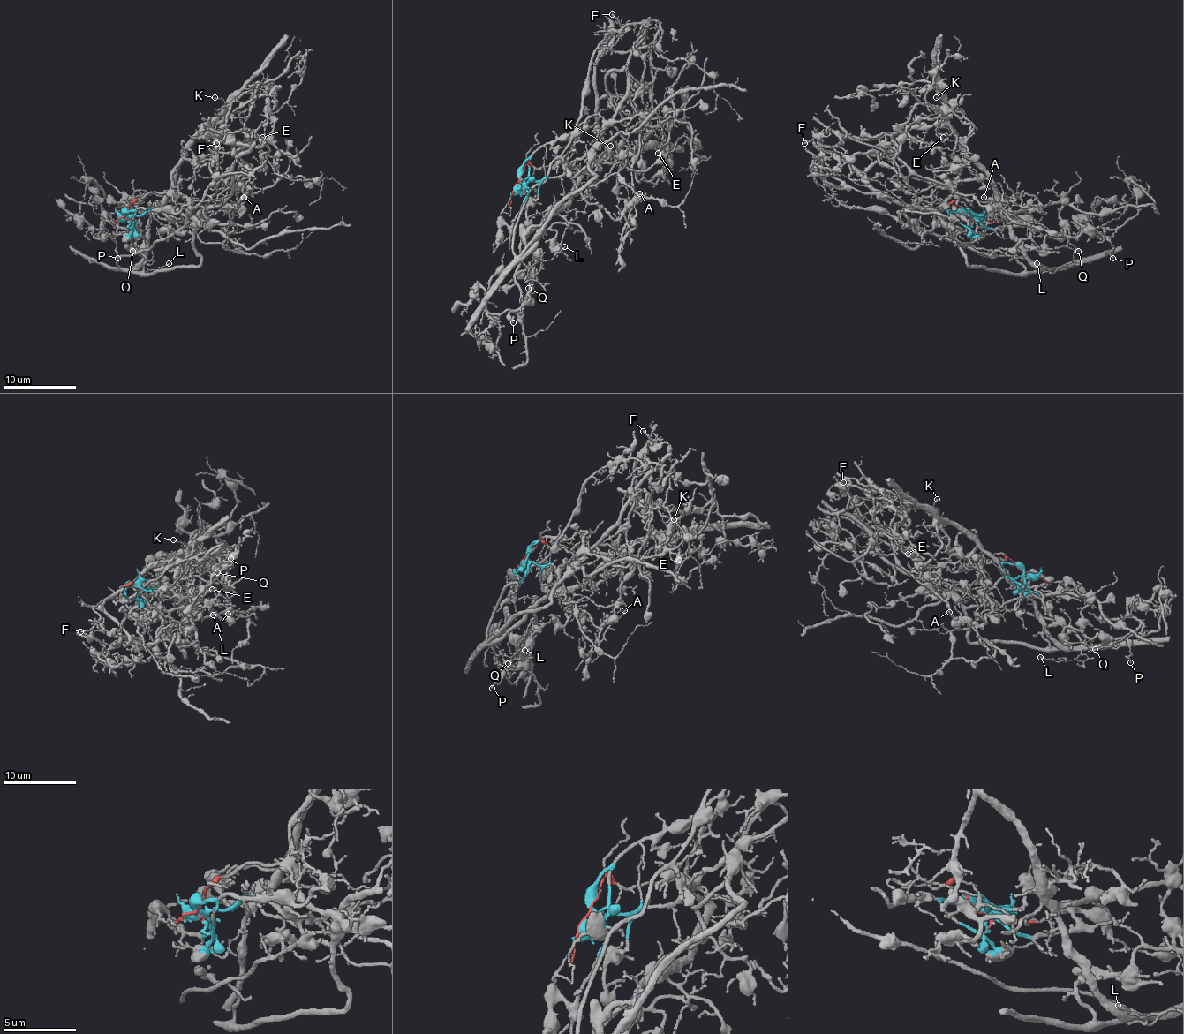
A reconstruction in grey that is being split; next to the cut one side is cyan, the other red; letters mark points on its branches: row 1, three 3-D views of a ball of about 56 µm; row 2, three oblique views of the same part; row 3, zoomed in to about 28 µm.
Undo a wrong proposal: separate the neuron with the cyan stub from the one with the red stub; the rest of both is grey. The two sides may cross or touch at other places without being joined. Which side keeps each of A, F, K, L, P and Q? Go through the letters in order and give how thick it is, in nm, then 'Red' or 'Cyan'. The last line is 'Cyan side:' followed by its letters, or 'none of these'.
A: Thickness 120 nm. Cyan
F: Thickness 180 nm. Red
K: Thickness 110 nm. Red
L: Thickness 120 nm. Red
P: Thickness 140 nm. Cyan
Q: Thickness 140 nm. Cyan
Cyan side: A, P, Q

